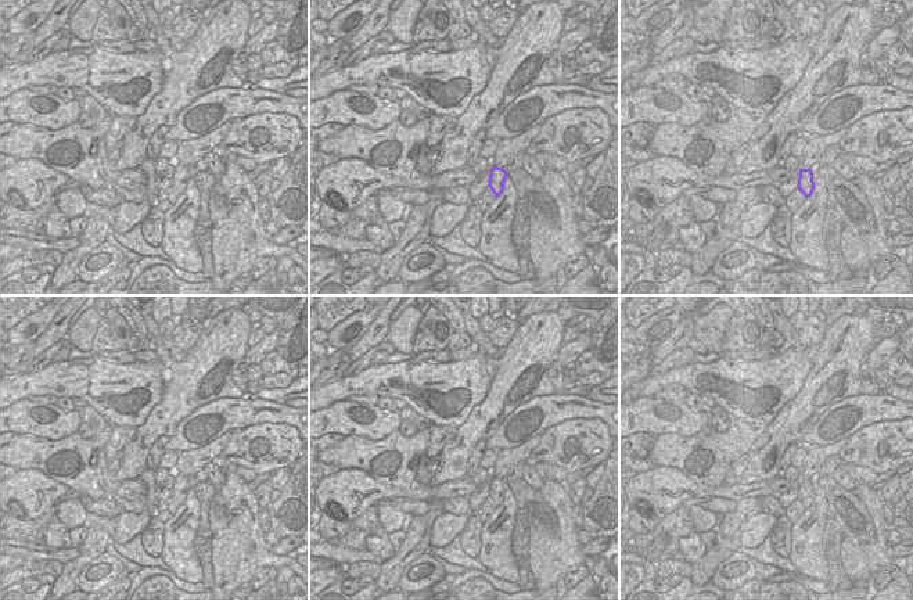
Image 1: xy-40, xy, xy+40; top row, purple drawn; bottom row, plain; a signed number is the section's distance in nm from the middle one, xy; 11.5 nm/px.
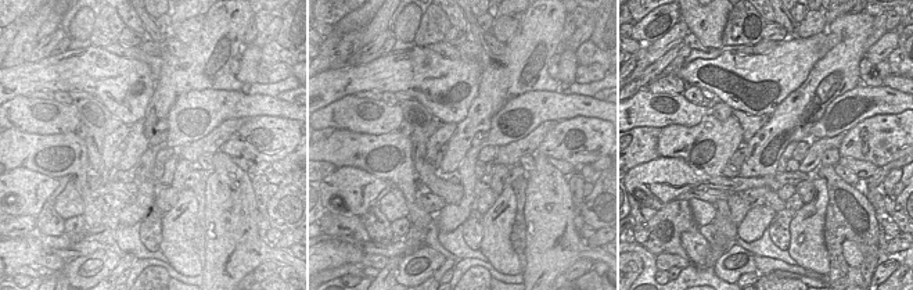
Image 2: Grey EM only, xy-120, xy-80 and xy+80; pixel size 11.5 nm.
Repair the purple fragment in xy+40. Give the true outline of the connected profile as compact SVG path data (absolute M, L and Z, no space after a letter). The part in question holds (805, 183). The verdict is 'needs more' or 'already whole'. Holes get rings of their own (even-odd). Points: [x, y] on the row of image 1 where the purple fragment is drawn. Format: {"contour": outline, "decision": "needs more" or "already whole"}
{"contour": "M799 169L799 179L797 188L805 195L805 198L812 195L815 190L815 182L810 169Z", "decision": "already whole"}

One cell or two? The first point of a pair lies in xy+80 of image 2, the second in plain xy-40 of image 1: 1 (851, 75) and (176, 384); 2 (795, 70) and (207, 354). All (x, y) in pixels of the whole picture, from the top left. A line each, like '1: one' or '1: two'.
1: one
2: two

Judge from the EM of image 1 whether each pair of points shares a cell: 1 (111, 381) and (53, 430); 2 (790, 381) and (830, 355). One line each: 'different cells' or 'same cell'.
1: different cells
2: different cells

